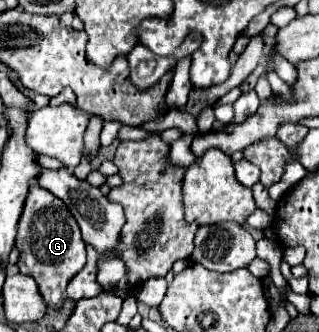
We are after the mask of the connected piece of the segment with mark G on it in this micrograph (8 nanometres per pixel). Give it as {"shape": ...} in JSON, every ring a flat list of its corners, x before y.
{"shape":[[34,185,24,203,24,213,18,223,16,247,20,249,18,269,22,275,30,275,46,299,48,307,60,309,66,297,66,285,70,277,86,265,86,243,80,237,80,227,76,219,66,209,64,201,54,197,50,191]]}

